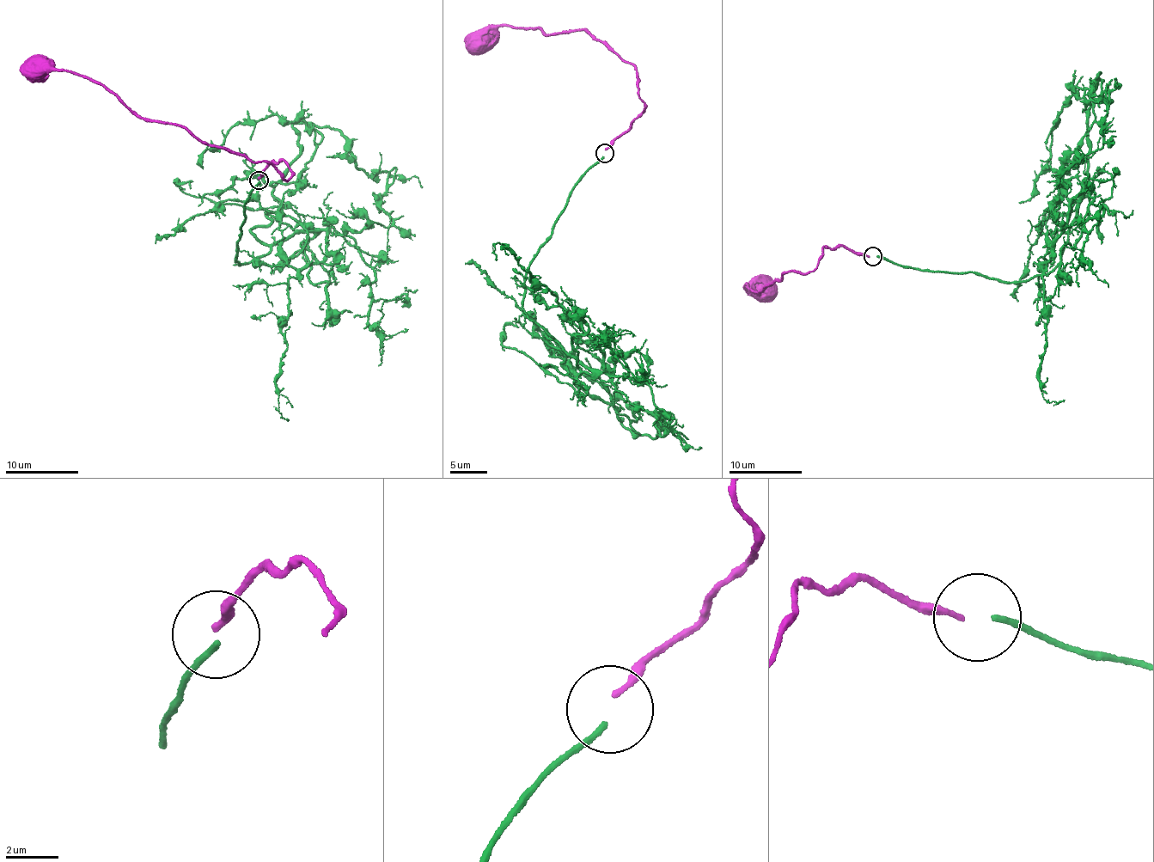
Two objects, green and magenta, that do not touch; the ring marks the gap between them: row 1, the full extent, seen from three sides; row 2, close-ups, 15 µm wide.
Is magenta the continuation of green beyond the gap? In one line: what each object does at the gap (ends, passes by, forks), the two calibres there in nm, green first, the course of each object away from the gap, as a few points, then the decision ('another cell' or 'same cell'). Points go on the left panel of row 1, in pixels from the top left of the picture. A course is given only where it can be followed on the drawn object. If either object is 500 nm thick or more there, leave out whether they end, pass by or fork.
green ends there; magenta ends there; 200 nm thick on the green side, 220 nm on the other; green runs (259, 182), (242, 265), (270, 251), (251, 230), (282, 205), (294, 125), (388, 175), (393, 224), (344, 222); magenta runs (259, 179), (283, 160), (292, 175), (180, 126), (144, 121), (63, 69), (35, 67); same cell

